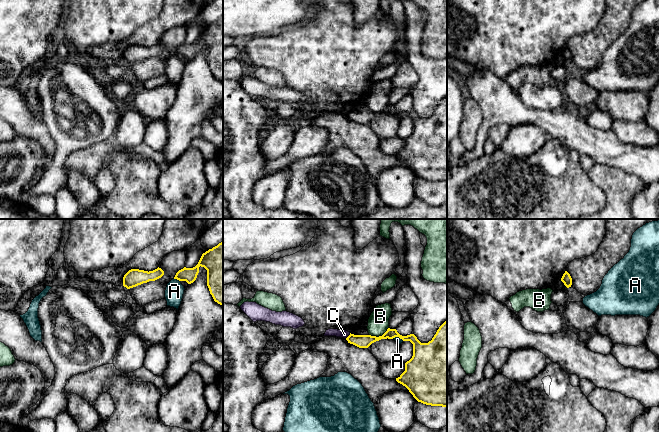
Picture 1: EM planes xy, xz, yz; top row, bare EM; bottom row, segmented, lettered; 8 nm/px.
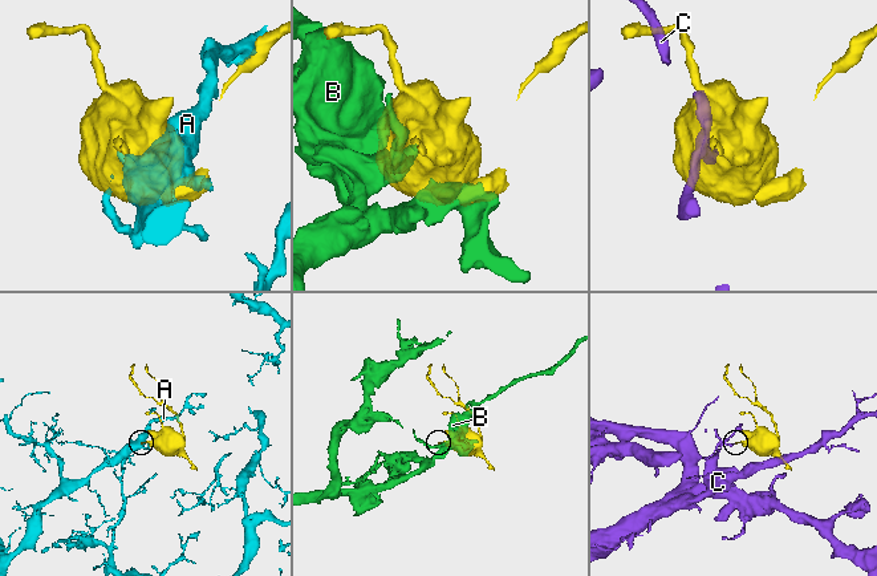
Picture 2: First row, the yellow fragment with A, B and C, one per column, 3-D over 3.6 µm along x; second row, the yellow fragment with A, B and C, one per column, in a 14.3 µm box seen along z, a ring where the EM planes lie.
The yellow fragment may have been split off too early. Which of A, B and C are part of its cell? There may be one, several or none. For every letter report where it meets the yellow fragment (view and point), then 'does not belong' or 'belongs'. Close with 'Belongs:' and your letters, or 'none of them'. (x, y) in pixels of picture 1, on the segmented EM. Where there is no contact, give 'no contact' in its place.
A: meets yellow in xy at (177, 279); does not belong
B: meets yellow in xz at (379, 336); does not belong
C: meets yellow in xz at (348, 336); does not belong
Belongs: none of them

